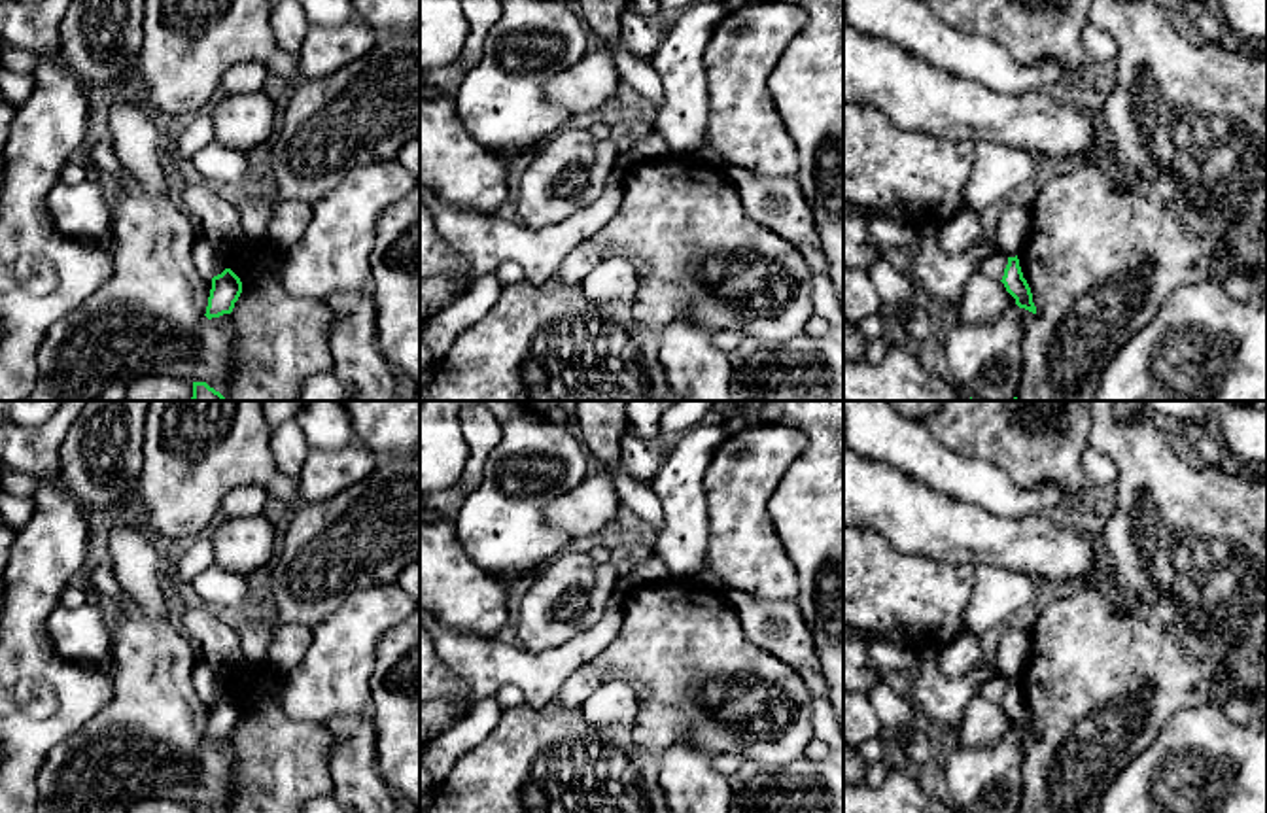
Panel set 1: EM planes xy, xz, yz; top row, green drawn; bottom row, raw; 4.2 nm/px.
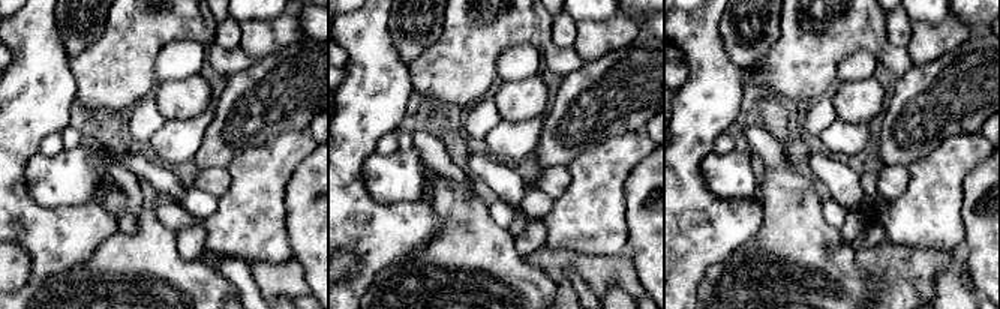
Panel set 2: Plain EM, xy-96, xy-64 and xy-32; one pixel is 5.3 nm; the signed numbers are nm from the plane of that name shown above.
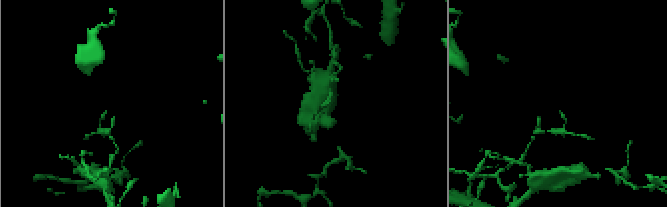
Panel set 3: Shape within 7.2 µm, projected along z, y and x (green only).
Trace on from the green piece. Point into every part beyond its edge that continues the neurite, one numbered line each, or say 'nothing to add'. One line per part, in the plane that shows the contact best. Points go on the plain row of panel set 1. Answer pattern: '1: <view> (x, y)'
nothing to add

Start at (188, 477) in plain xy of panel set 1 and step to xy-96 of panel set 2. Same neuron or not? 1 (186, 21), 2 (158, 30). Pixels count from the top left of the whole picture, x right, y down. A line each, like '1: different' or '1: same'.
1: same
2: same

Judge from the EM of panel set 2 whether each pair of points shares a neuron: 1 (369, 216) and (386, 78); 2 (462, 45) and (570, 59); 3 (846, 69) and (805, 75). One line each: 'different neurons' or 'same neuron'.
1: same neuron
2: same neuron
3: different neurons

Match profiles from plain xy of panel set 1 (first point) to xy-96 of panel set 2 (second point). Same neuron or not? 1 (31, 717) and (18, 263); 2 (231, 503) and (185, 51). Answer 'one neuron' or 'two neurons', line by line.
1: two neurons
2: one neuron

